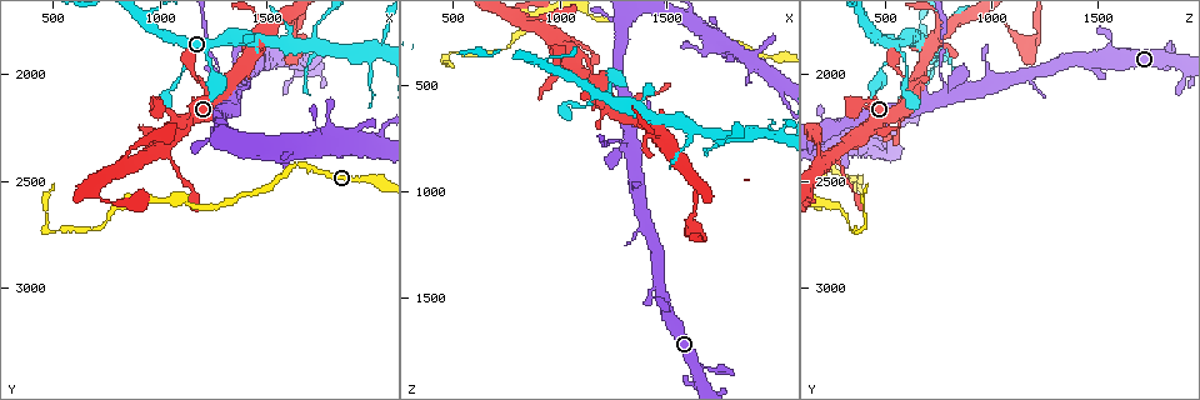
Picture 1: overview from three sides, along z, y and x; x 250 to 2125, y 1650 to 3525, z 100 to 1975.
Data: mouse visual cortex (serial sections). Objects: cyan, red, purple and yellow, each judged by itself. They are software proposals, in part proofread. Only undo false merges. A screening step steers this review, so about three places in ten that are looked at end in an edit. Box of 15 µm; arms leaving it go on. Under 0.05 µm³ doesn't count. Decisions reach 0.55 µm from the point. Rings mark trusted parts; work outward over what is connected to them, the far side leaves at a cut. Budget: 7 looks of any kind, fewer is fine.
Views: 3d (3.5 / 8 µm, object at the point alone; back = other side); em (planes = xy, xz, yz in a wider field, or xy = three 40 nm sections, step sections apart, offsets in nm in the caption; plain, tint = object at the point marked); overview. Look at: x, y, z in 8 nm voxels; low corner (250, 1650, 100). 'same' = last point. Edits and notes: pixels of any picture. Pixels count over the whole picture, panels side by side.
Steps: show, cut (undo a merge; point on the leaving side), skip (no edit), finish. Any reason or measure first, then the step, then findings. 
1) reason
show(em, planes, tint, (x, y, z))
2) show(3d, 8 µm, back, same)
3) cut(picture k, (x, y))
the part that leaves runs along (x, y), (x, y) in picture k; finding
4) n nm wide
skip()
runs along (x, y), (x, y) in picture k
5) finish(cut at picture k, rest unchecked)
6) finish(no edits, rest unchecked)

narrows sharply
show(3d, 3.5 µm, (1280, 1970, 750))

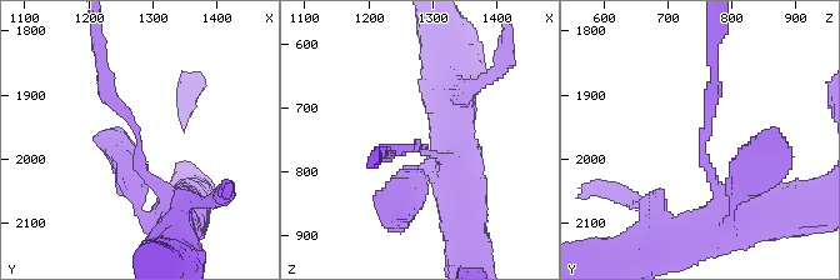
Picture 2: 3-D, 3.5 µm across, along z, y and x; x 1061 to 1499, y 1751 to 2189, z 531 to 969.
arms of 200, 300 nm
cut(picture 2, (119, 106))
the part that leaves runs along (139, 144), (135, 125), (108, 98), (96, 36) in picture 2; two cells meet here

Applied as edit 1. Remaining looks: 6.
abrupt turn
show(3d, 8 µm, (490, 2740, 350))

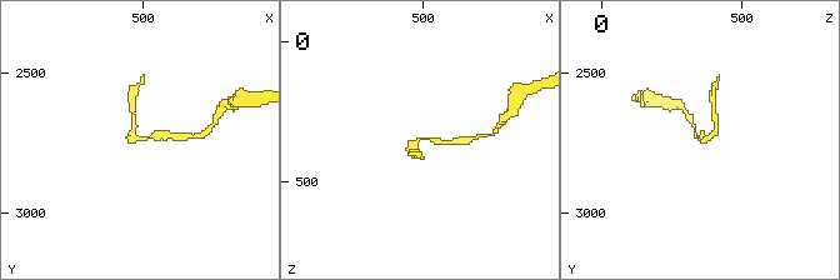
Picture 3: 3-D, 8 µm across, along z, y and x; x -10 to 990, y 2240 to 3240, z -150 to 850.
show(3d, 3.5 µm, (480, 2730, 350))

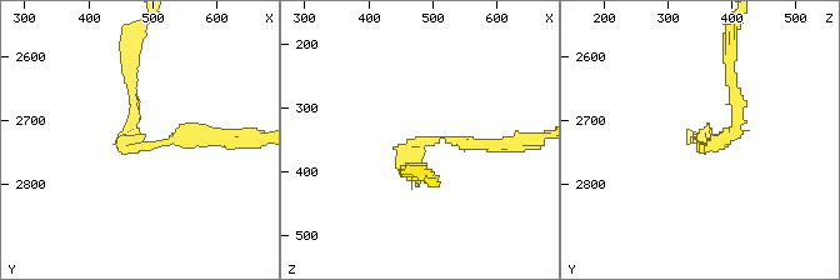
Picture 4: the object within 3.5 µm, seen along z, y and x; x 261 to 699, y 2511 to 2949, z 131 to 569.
show(em, xy, step 1, tint, (480, 2740, 355))

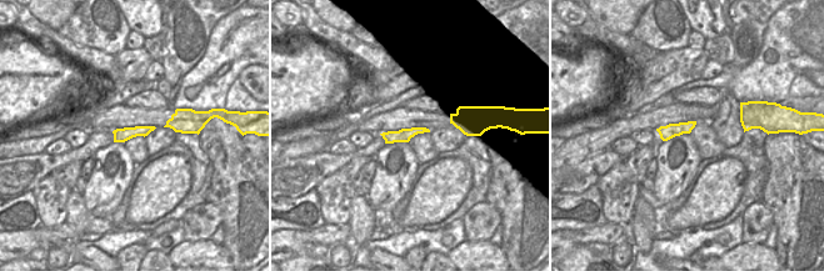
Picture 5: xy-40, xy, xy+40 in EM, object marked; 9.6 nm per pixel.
cut(picture 4, (405, 161))
the part that leaves runs along (163, 141), (129, 138), (129, 69) in picture 4; two cells meet here

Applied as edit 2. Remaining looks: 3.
thin arm on a thick one
show(3d, 3.5 µm, (2020, 1880, 730))

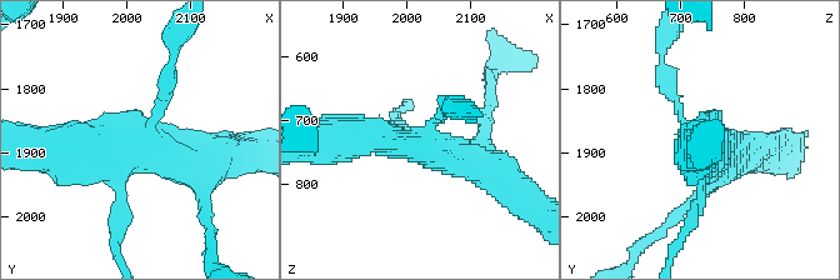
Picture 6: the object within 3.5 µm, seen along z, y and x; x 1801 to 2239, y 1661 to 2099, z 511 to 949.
3 arms; arms of 150, 400, 500 nm; now the EM
show(em, xy, step 5, plain, (2020, 1885, 735))

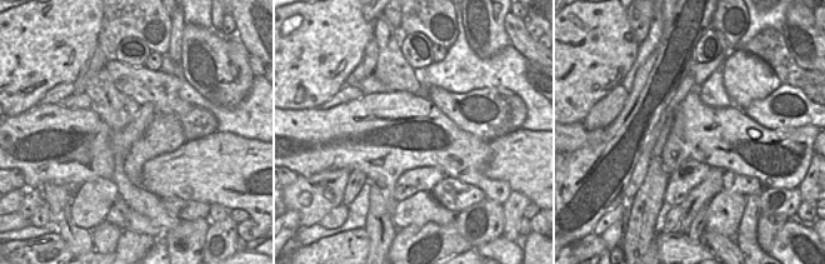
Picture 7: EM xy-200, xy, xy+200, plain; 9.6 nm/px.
show(em, xy, step 5, tint, same)

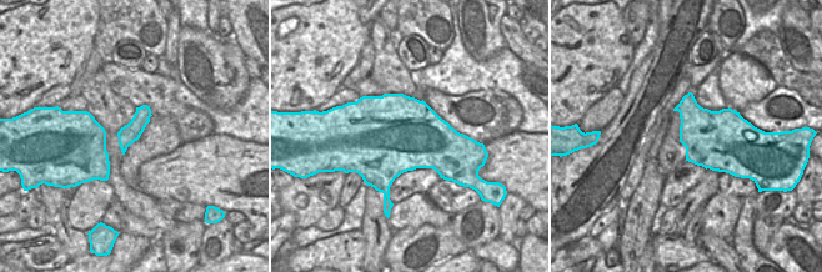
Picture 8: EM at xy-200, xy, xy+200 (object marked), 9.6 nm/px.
skip()
runs along (61, 148), (141, 140), (203, 179) in picture 6; all the same cell

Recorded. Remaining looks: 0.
finish(cut at picture 2, cut at picture 4, rest unchecked)

